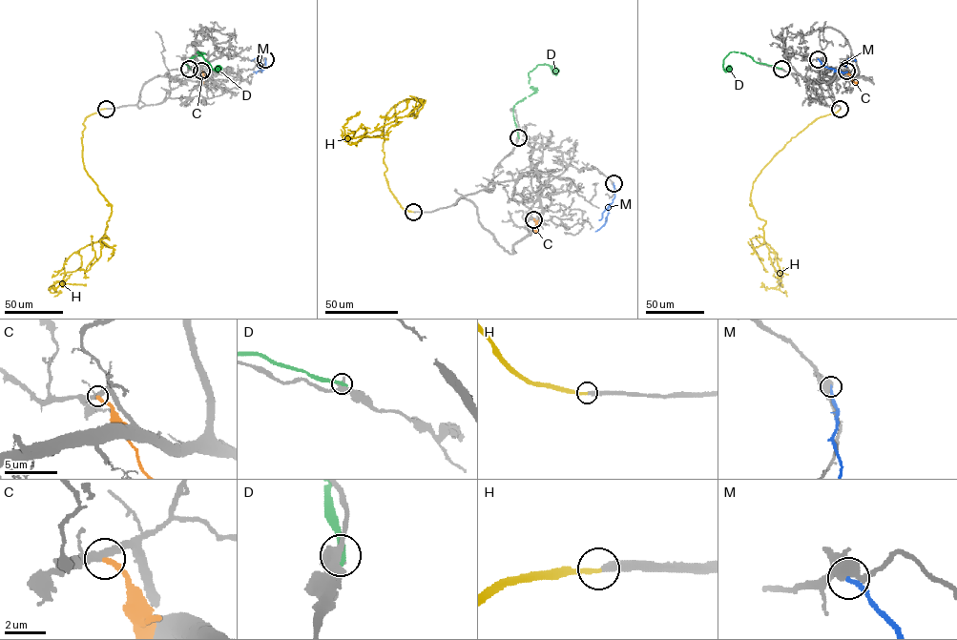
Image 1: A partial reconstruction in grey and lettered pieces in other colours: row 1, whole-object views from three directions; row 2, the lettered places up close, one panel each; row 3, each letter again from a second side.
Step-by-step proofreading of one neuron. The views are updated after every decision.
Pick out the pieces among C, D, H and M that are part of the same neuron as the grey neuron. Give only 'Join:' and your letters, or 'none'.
Join: H

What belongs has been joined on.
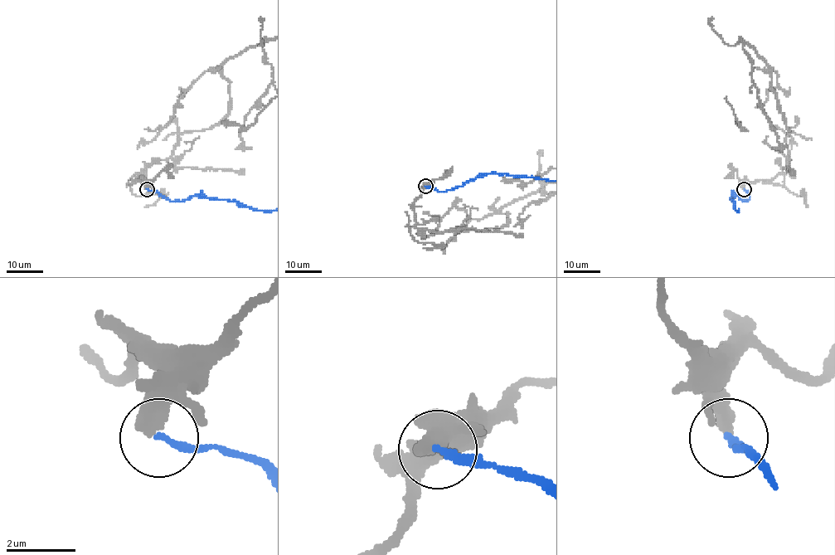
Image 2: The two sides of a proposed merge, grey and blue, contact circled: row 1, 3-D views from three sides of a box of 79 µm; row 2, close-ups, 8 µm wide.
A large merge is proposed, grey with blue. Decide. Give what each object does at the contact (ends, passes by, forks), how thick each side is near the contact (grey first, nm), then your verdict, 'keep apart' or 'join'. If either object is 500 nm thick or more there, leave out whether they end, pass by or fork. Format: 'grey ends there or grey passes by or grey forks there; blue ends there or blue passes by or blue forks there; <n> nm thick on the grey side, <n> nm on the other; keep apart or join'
grey ends there; blue ends there; 480 nm thick on the grey side, 200 nm on the other; keep apart

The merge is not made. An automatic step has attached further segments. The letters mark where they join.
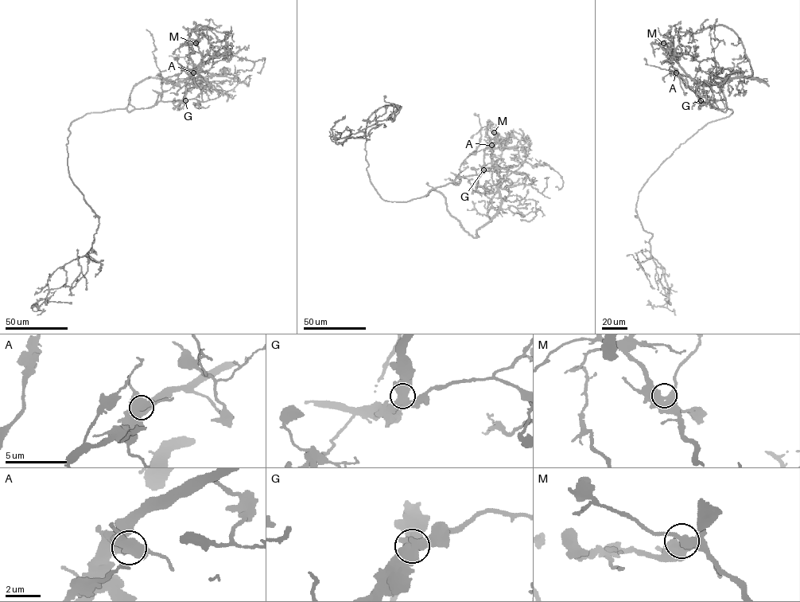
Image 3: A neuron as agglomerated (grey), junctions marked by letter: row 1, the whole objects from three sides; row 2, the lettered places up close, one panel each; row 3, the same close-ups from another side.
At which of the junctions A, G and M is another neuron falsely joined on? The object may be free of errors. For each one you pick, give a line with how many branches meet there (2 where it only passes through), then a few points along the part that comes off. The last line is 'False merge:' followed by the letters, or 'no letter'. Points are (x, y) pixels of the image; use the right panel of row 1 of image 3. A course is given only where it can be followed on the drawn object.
False merge: no letter

